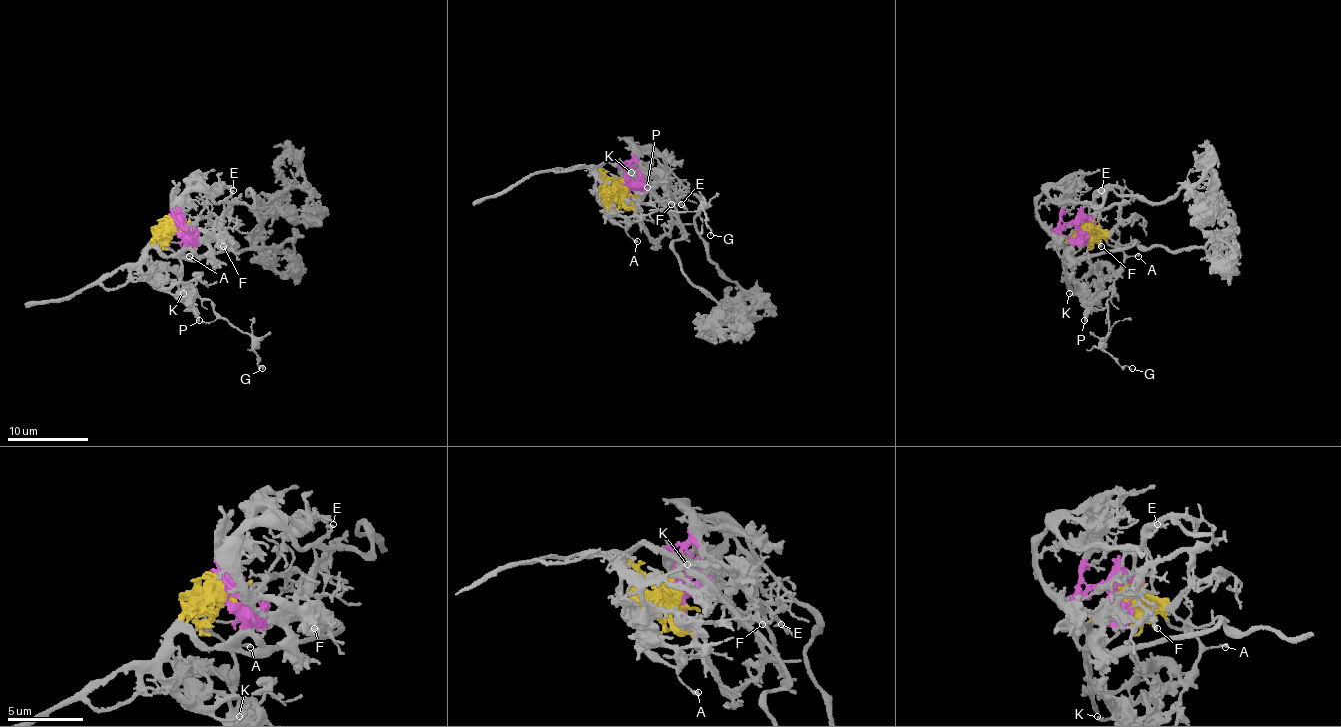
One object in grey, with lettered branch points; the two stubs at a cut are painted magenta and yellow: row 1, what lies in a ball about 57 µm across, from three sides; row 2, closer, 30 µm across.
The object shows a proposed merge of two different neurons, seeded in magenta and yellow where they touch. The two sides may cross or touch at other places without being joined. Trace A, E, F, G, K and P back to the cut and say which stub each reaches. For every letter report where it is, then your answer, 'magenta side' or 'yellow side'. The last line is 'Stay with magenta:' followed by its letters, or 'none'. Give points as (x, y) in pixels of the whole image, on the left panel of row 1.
A: place (189, 256); yellow side
E: place (233, 190); magenta side
F: place (223, 246); magenta side
G: place (262, 368); yellow side
K: place (183, 293); yellow side
P: place (199, 320); yellow side
Stay with magenta: E, F

